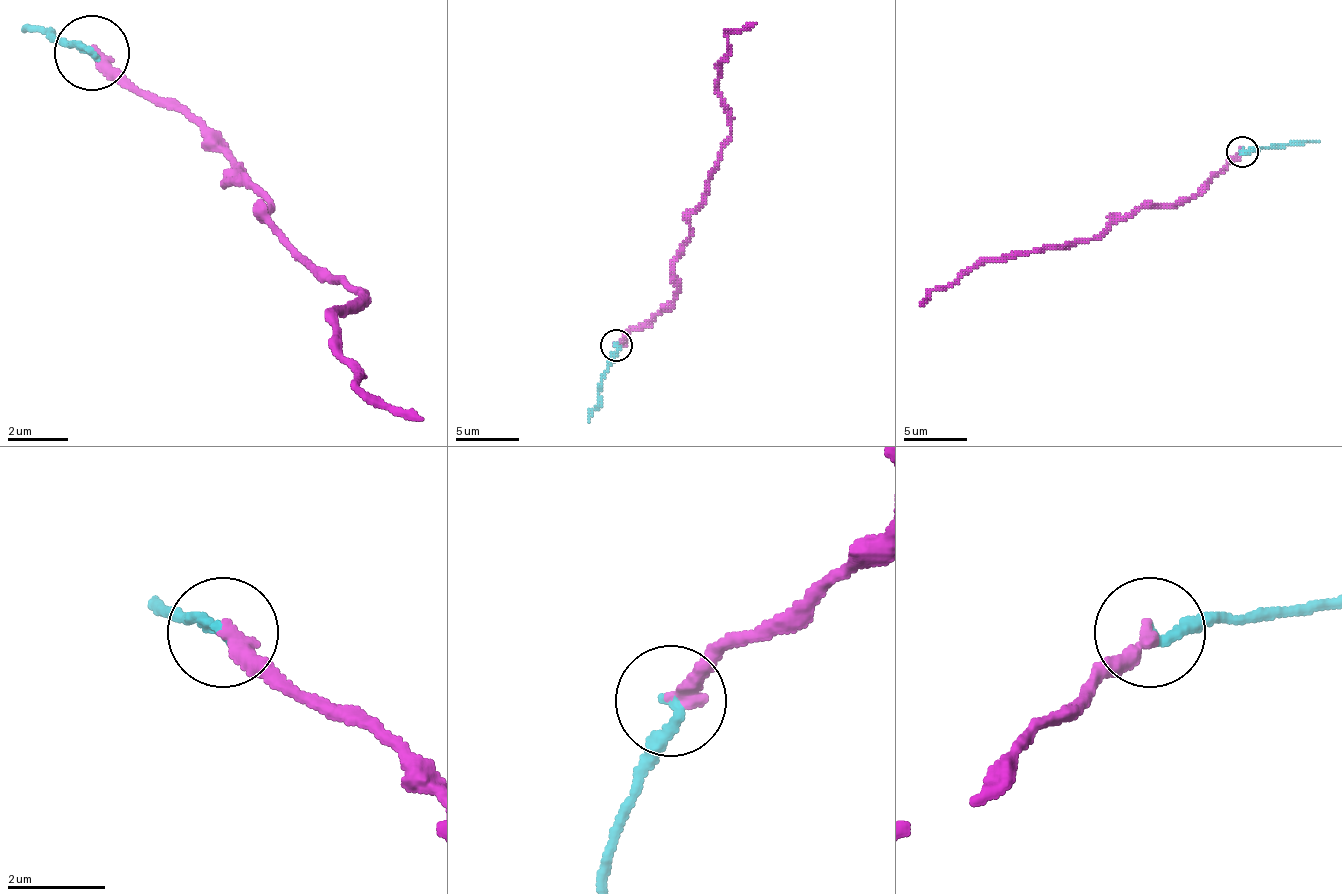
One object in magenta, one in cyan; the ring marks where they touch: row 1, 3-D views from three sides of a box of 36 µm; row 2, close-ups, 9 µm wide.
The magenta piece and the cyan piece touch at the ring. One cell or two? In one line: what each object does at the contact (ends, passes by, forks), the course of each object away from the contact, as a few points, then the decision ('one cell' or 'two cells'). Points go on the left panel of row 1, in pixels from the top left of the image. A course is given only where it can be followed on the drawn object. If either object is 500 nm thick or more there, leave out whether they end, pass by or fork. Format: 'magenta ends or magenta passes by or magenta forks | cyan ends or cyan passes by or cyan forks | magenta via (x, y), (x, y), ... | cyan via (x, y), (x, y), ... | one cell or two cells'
magenta ends | cyan ends | magenta via (93, 51), (131, 89), (169, 96), (237, 164), (229, 179), (365, 292), (335, 315), (357, 383), (425, 421) | cyan via (93, 51), (25, 28) | two cells

